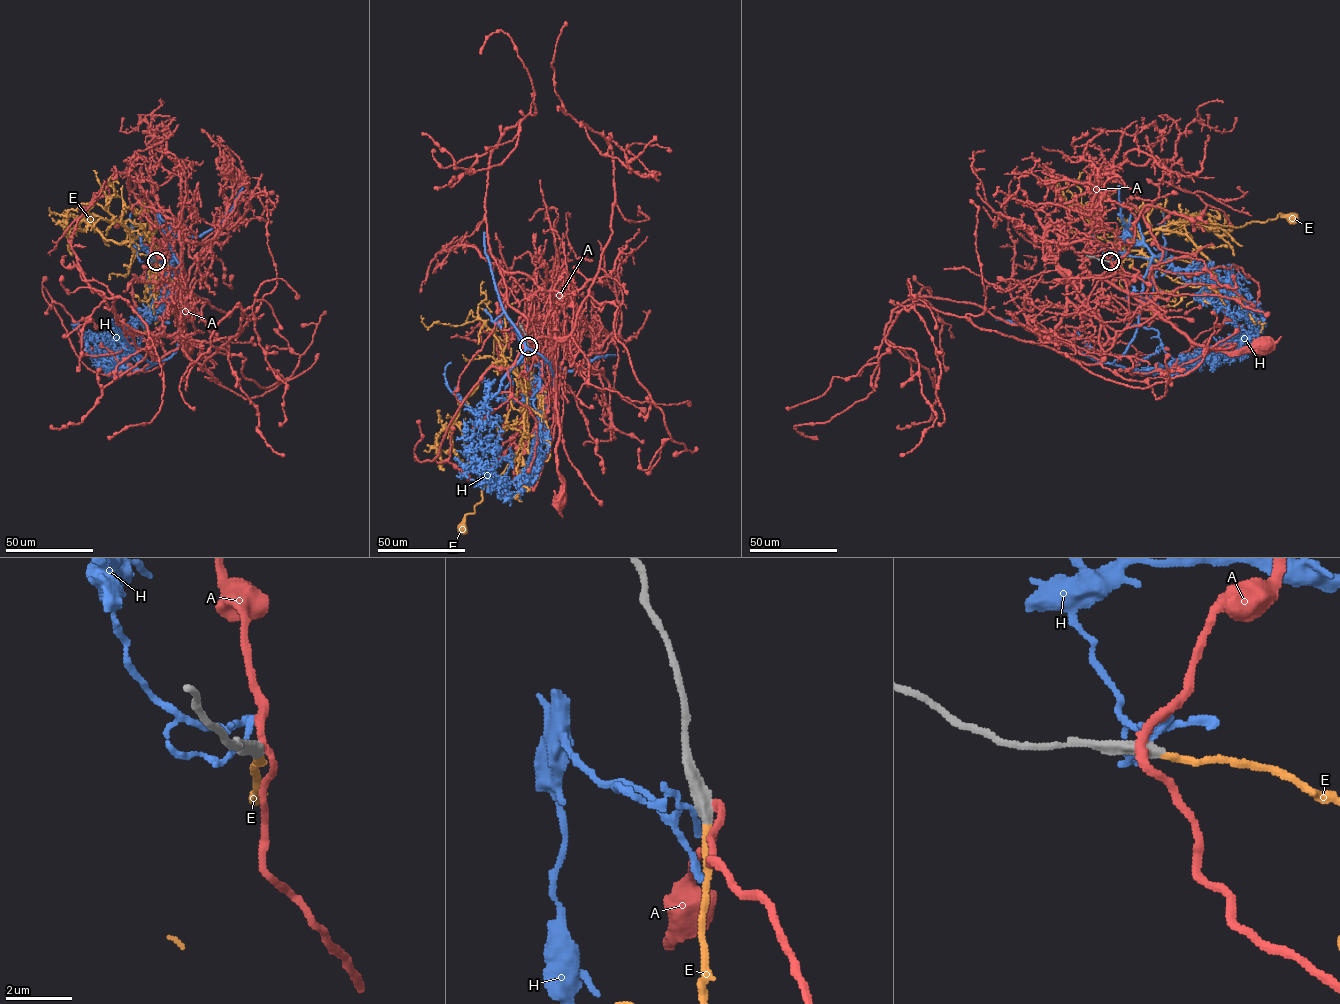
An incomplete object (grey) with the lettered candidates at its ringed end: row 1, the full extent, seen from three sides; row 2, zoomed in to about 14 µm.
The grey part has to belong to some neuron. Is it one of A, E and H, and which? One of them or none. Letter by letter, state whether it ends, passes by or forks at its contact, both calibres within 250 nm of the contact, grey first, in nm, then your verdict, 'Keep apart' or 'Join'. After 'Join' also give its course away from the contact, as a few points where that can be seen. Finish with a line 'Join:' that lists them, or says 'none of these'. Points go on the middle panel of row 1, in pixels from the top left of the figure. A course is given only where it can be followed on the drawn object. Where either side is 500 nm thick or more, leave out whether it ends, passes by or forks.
A: Thickness 500 nm (grey) against 240 nm. Keep apart
E: It ends there. Thickness 400 nm (grey) against 240 nm. Join. Its course: (528, 346), (528, 377), (518, 377), (525, 431), (462, 528)
H: Thickness 500 nm (grey) against 200 nm. Keep apart
Join: E

